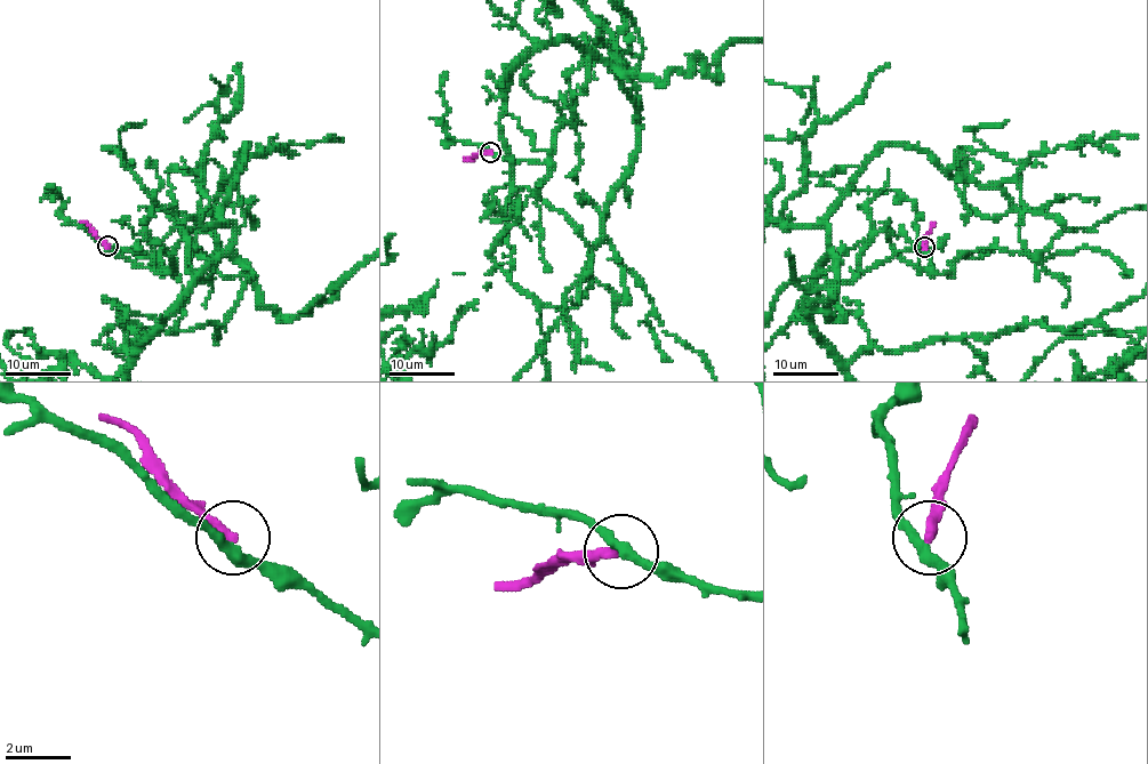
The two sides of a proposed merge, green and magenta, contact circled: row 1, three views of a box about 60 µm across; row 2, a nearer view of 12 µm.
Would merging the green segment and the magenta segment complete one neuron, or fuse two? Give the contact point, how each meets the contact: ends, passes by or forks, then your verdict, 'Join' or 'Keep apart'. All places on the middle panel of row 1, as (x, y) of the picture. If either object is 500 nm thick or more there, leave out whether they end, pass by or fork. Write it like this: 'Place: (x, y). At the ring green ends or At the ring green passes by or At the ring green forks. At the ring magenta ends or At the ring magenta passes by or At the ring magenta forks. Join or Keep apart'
Place: (490, 152). At the ring green passes by. At the ring magenta ends. Keep apart

